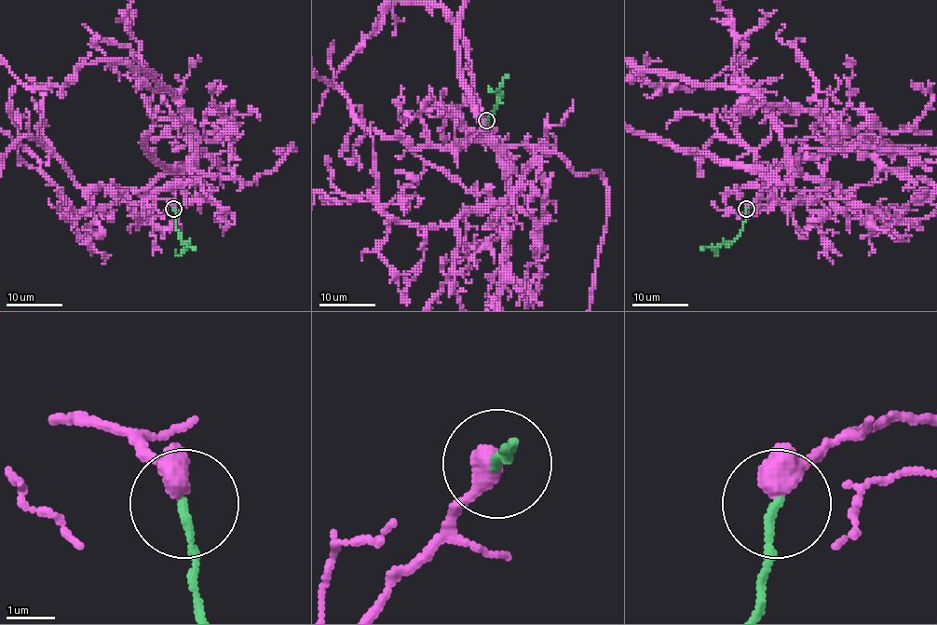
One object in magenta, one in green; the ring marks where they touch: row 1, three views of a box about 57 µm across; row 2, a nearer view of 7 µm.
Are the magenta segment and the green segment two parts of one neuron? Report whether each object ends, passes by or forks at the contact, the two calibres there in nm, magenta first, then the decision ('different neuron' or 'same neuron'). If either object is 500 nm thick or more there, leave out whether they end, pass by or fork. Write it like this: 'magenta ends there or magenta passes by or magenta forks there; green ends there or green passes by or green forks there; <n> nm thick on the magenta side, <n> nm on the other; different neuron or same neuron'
550 nm thick on the magenta side, 160 nm on the other; same neuron

